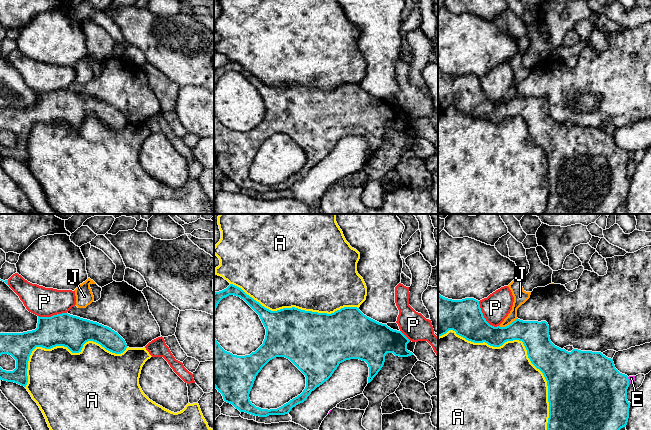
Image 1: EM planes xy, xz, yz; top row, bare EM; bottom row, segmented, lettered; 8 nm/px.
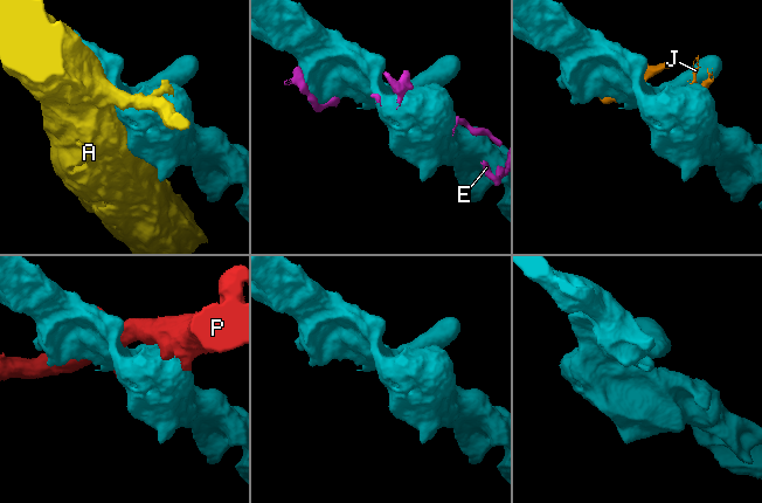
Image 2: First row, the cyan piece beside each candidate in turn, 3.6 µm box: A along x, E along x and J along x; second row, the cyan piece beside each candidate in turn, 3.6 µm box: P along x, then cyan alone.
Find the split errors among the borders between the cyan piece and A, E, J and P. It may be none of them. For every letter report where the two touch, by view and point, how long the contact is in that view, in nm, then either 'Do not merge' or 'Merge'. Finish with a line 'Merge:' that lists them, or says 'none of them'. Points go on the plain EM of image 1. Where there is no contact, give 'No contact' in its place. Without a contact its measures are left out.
A: Touches cyan at yz (525, 123). Shared border 1200 nm. Do not merge
E: Touches cyan at yz (628, 157). Shared border 70 nm. Do not merge
J: Touches cyan at yz (509, 100). Shared border 170 nm. Do not merge
P: Touches cyan at yz (483, 93). Shared border 260 nm. Do not merge
Merge: none of them

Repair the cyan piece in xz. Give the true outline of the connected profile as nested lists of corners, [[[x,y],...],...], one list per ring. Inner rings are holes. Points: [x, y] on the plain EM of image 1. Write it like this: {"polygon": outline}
{"polygon": [[[230,60],[226,65],[214,69],[214,90],[219,78],[229,71],[243,75],[259,91],[266,105],[263,120],[255,128],[245,132],[225,127],[214,112],[214,163],[222,170],[225,178],[232,180],[240,188],[259,193],[285,191],[293,183],[303,179],[311,168],[327,157],[339,140],[346,136],[365,137],[369,143],[368,159],[370,159],[383,143],[387,129],[399,133],[413,131],[407,126],[410,116],[401,107],[393,106],[386,100],[367,93],[357,83],[344,83],[331,90],[305,87],[295,83],[271,87],[241,64]],[[276,133],[289,135],[305,151],[306,163],[300,171],[277,185],[261,185],[251,179],[249,170],[258,149]]]}

